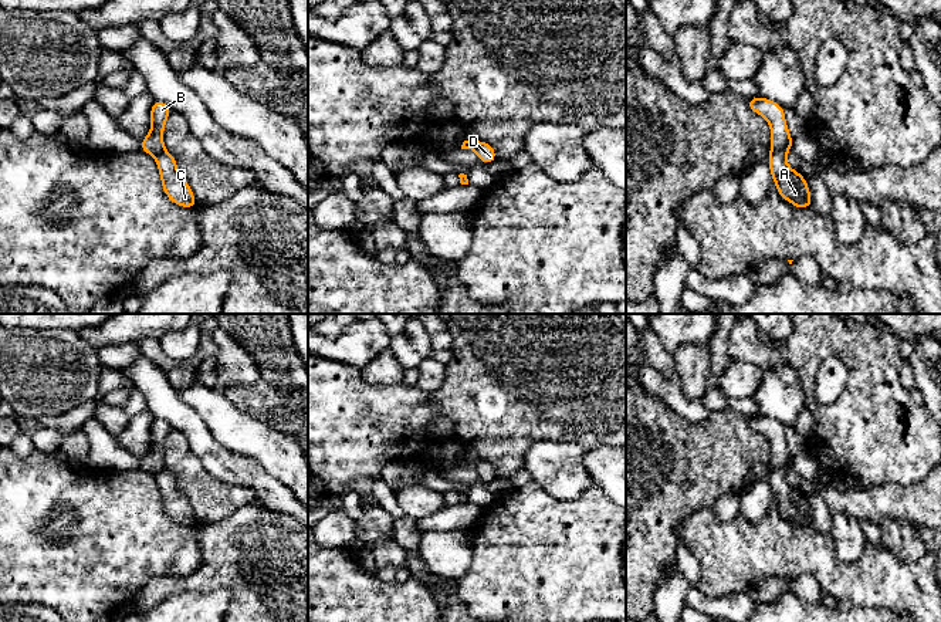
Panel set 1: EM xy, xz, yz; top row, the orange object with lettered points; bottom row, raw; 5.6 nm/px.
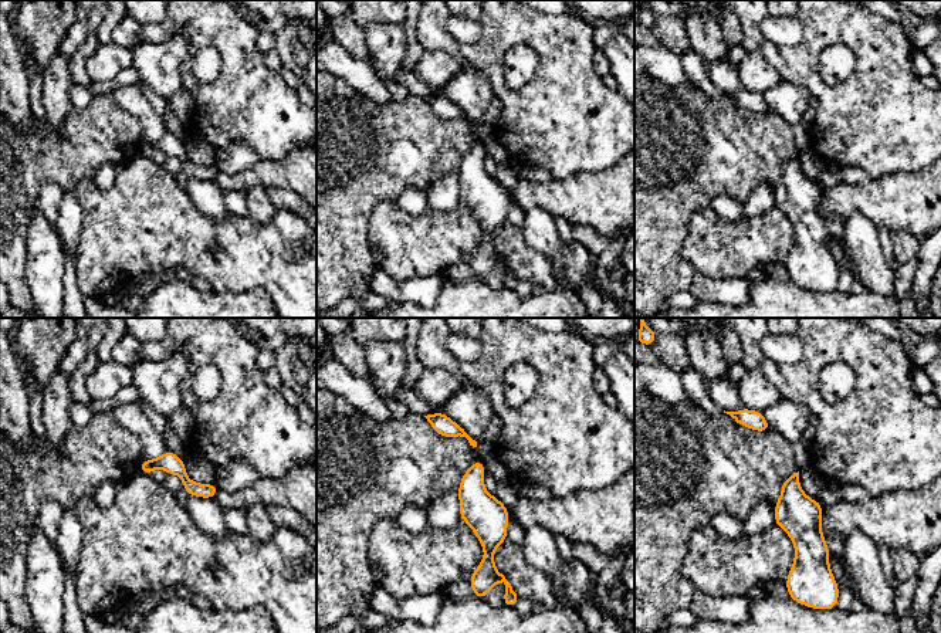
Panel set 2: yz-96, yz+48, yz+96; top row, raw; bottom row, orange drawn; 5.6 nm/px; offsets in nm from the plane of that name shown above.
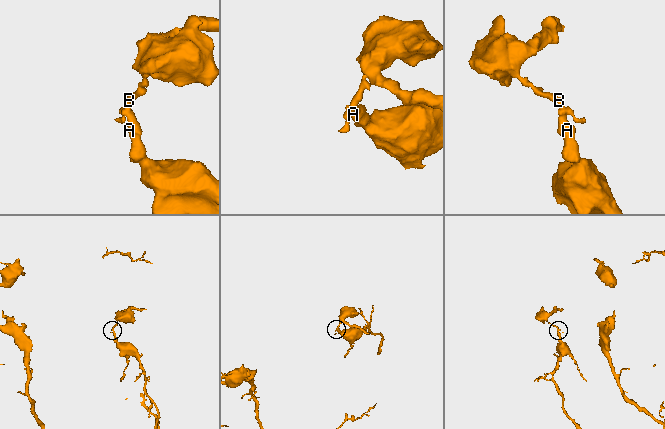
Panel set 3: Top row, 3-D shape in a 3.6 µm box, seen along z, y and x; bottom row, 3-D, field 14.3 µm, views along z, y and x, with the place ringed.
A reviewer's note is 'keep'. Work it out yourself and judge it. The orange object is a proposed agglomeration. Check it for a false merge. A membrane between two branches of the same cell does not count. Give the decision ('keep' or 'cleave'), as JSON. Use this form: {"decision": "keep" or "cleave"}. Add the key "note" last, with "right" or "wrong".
{"decision": "cleave", "note": "wrong"}

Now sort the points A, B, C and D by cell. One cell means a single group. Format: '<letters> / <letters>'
A C D / B

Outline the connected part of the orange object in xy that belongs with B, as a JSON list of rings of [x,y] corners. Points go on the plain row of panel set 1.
[[[153,419],[150,425],[150,450],[142,457],[141,469],[152,474],[165,467],[163,447],[167,435],[172,432],[170,425],[163,419]]]

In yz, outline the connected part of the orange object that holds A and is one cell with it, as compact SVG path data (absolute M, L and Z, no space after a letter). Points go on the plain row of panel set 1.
M783 464L769 471L768 481L772 498L782 517L792 521L796 527L808 527L812 523L812 513L808 506L806 497L799 490L789 486L786 471L791 464Z

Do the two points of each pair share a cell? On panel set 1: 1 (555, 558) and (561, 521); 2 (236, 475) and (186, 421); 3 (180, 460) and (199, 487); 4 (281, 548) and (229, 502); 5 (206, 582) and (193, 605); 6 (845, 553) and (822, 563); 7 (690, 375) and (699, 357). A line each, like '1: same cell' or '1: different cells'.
1: same cell
2: same cell
3: same cell
4: different cells
5: different cells
6: different cells
7: same cell

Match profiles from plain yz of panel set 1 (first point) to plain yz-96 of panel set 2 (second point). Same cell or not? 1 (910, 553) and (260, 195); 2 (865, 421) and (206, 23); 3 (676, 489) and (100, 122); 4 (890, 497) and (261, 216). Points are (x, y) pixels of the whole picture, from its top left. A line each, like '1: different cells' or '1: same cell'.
1: same cell
2: same cell
3: same cell
4: different cells

